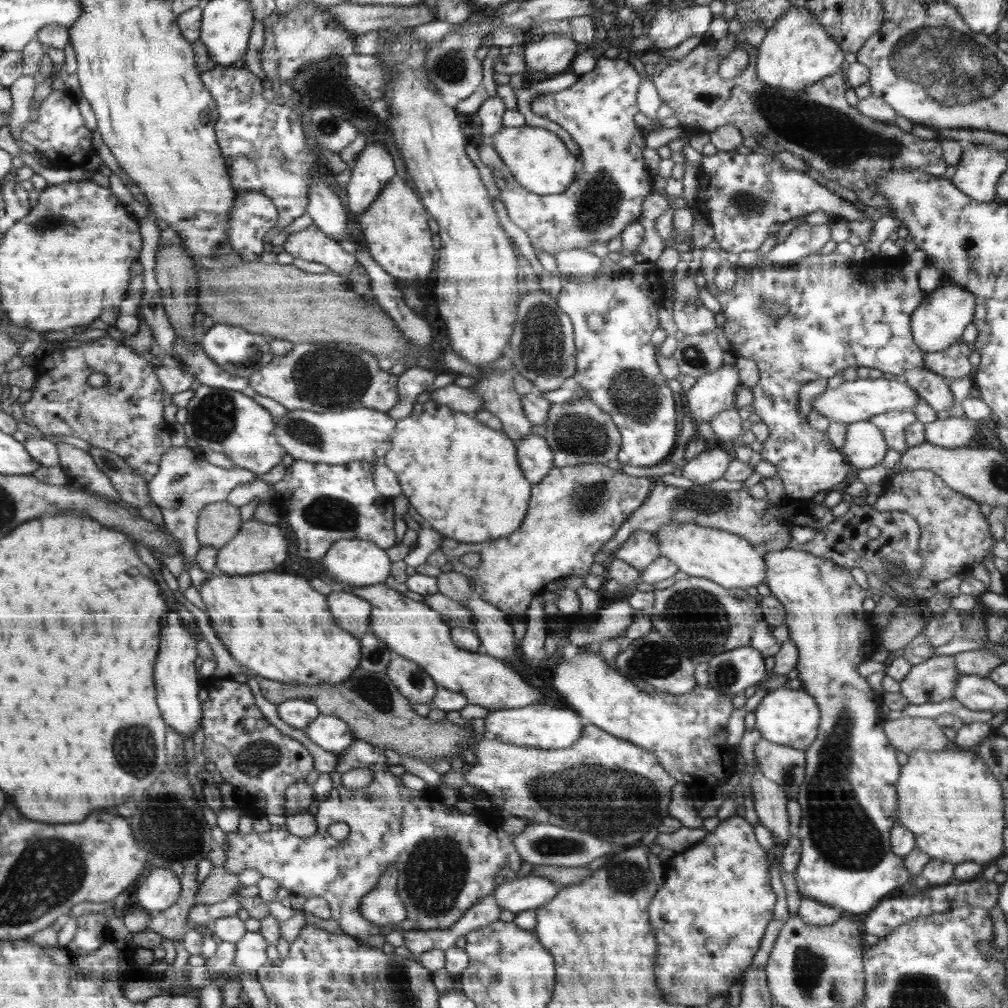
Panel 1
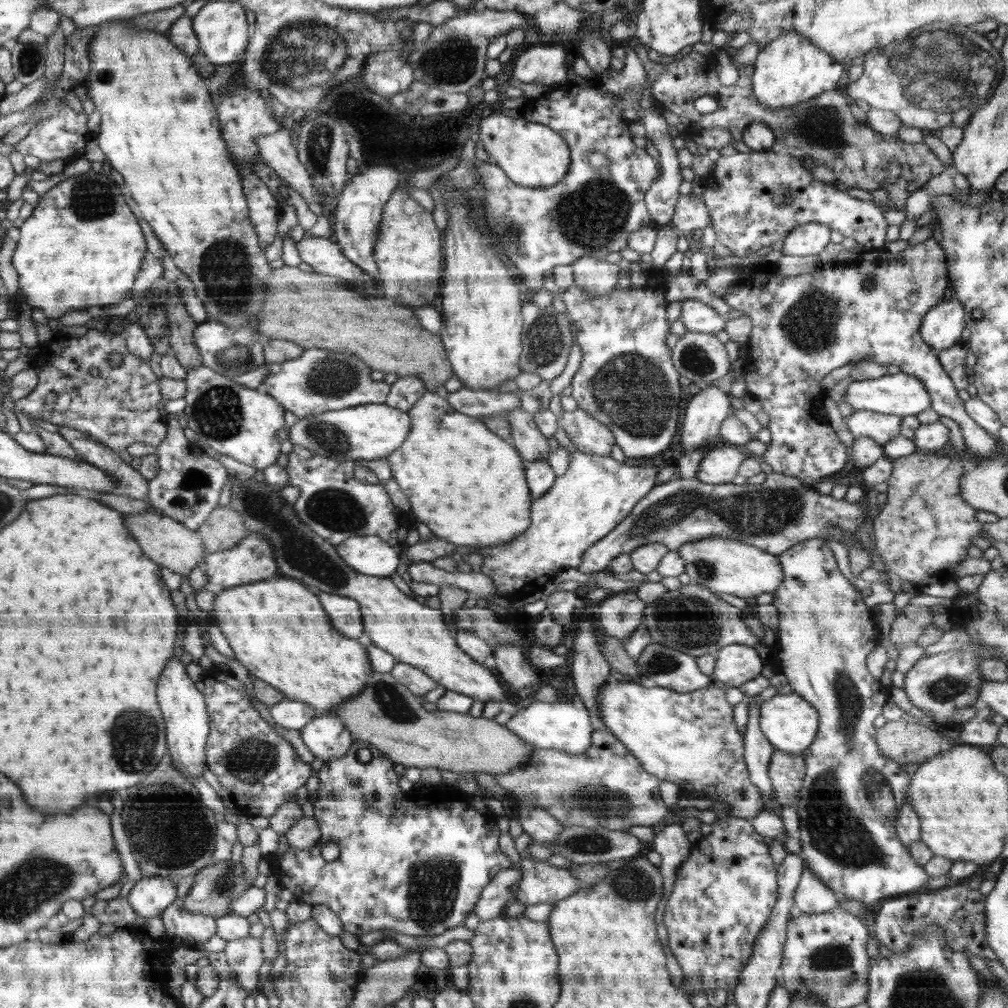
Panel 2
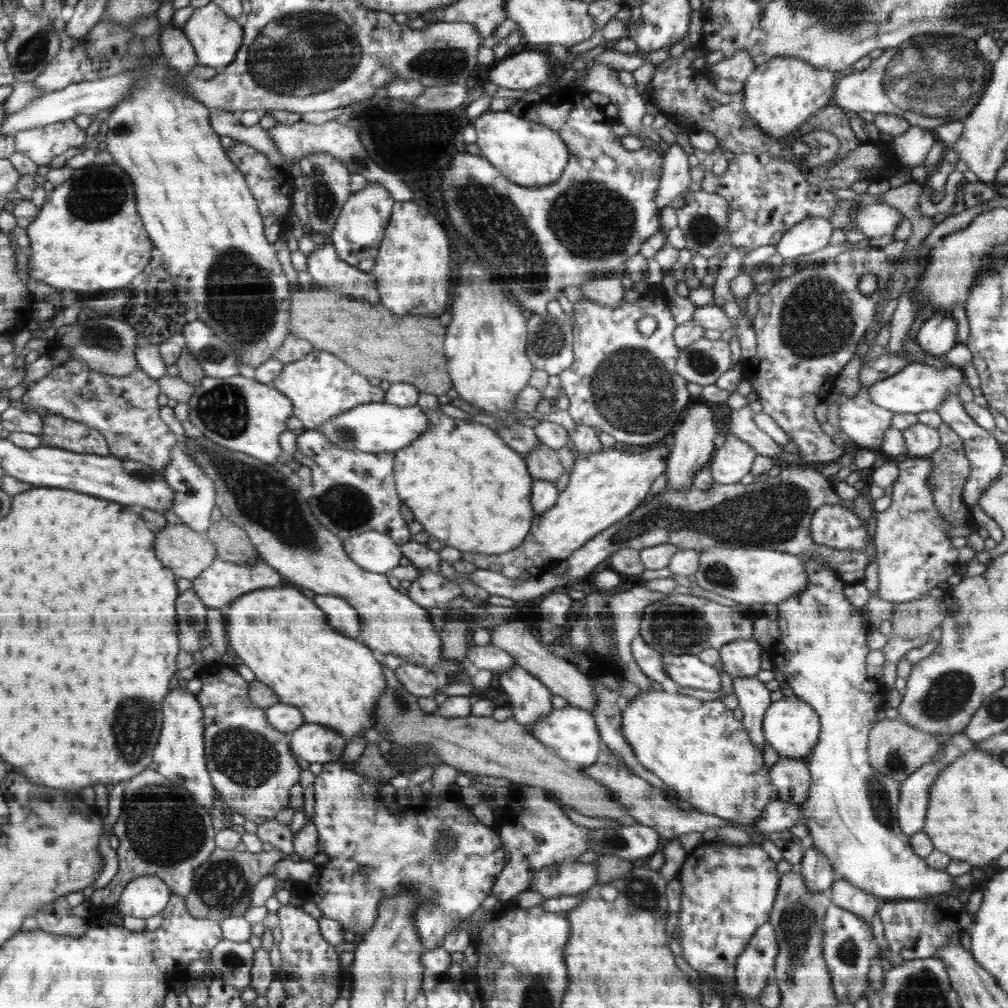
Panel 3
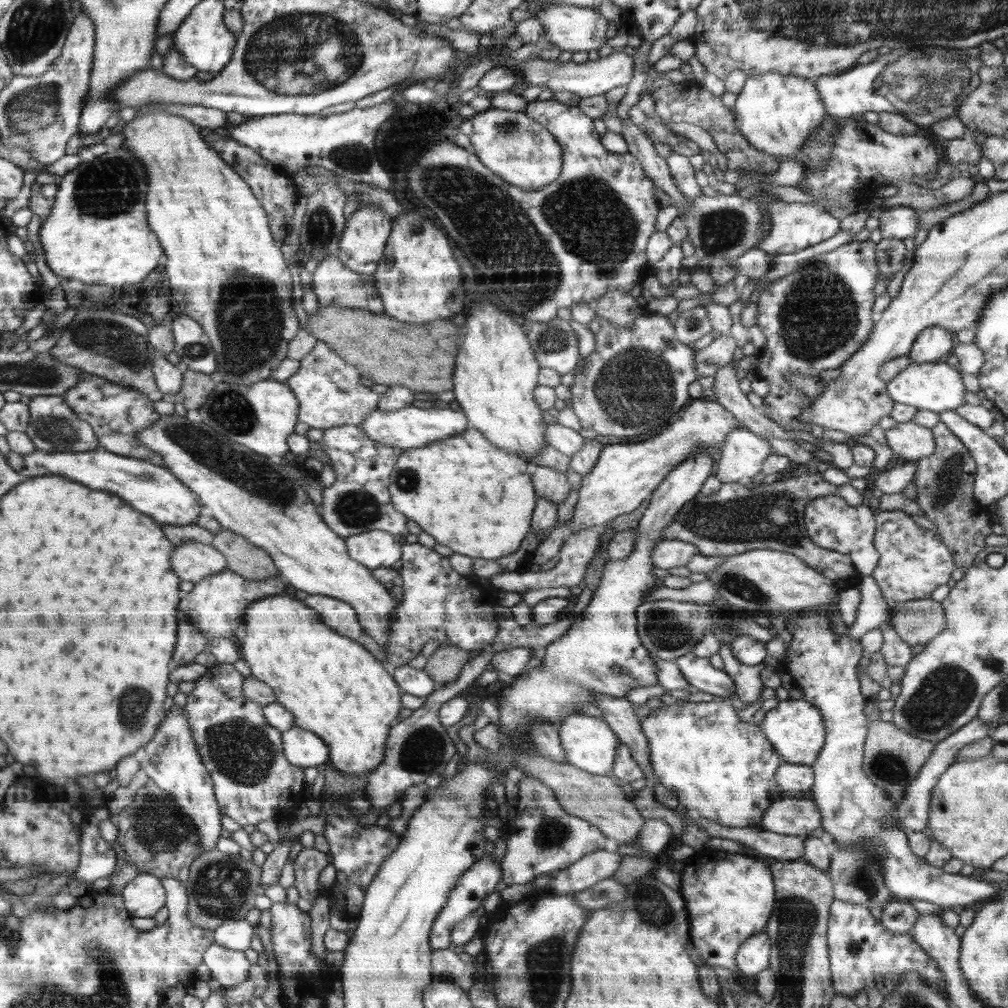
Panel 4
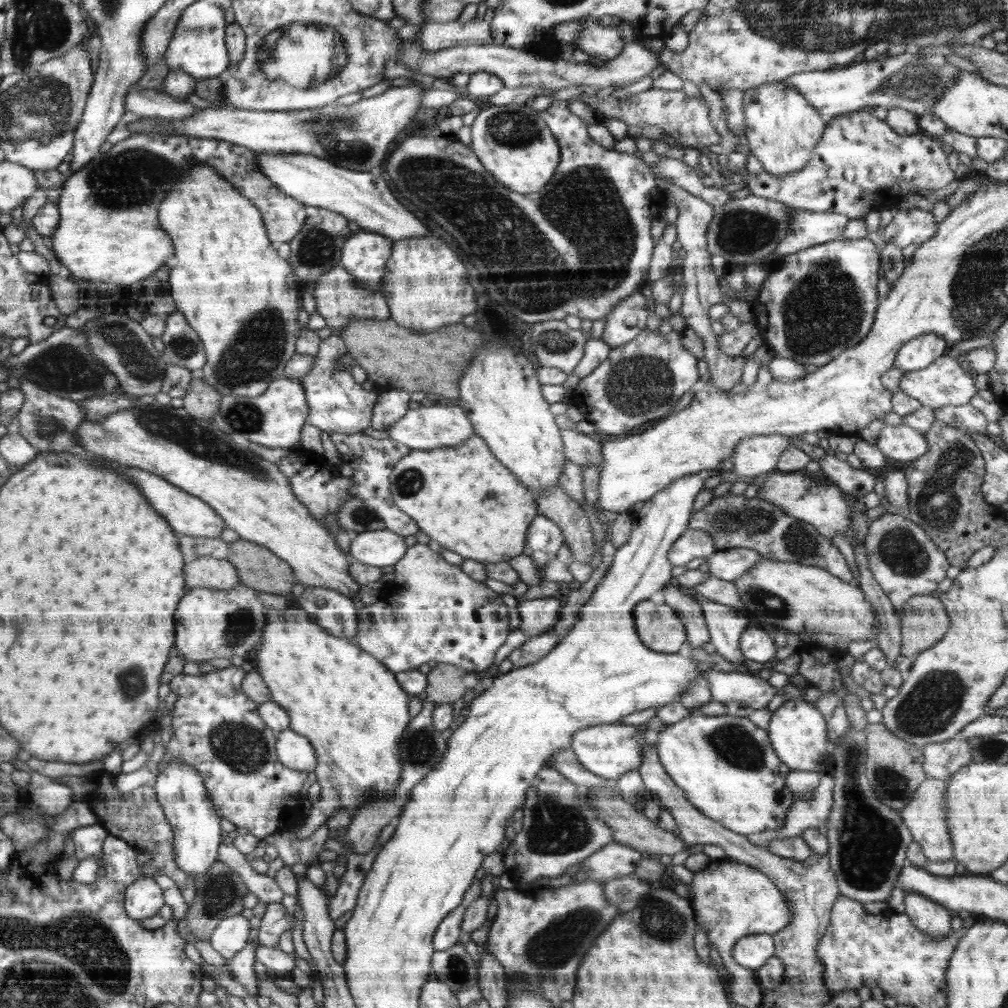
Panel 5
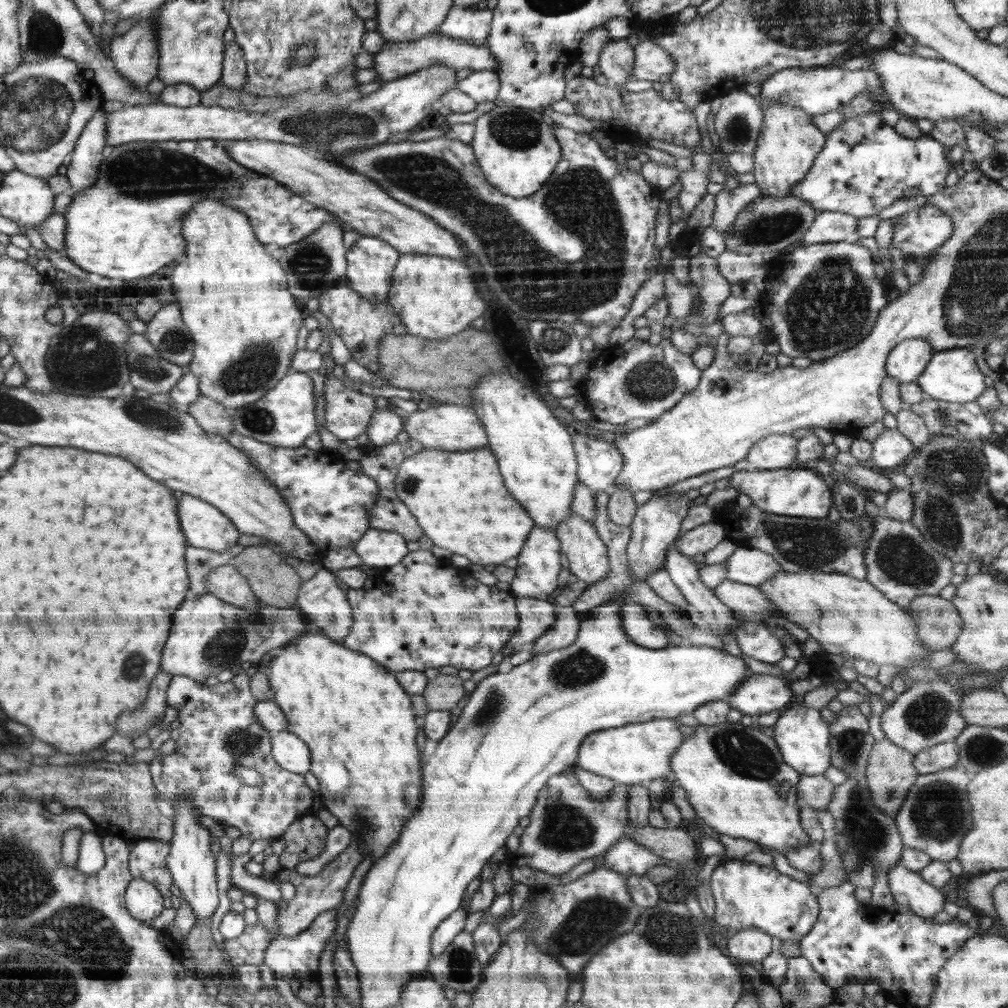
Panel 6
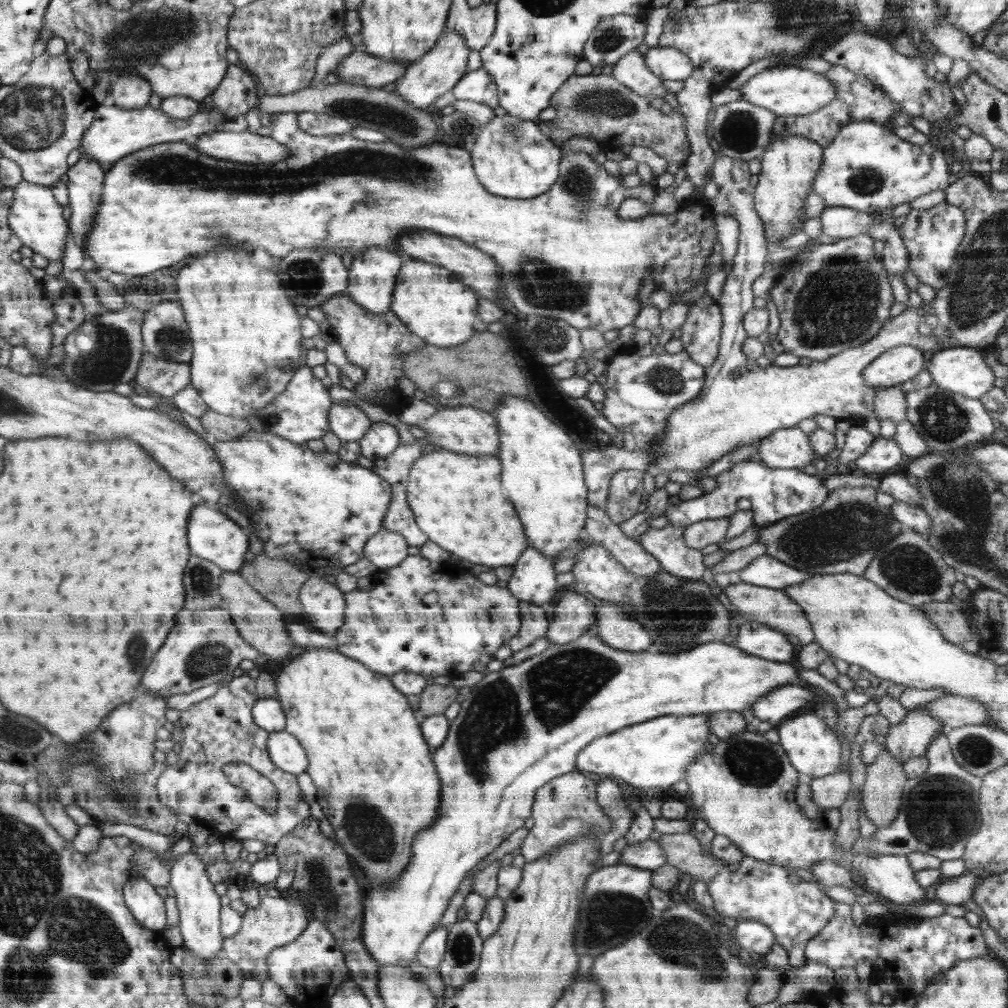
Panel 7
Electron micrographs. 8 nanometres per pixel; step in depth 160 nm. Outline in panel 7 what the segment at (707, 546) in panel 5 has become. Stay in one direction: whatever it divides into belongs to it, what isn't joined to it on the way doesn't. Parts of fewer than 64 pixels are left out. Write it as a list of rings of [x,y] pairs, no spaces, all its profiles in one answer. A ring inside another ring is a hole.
[[[730,517],[701,520],[690,524],[683,530],[684,544],[698,552],[708,544],[718,544],[724,541]]]

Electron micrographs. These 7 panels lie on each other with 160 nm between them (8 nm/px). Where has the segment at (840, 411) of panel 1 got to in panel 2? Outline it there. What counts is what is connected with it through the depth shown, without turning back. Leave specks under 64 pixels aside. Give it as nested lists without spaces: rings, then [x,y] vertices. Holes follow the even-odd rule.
[[[902,371],[880,378],[853,381],[849,384],[843,397],[844,402],[848,402],[854,410],[866,410],[900,417],[918,415],[920,412],[928,410],[931,404],[931,398],[923,382],[918,377]]]

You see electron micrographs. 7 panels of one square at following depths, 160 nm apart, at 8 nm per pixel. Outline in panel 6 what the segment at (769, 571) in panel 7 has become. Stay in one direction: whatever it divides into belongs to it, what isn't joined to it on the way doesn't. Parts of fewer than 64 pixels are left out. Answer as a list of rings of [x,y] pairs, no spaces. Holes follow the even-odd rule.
[[[739,546],[724,566],[728,580],[752,586],[759,586],[784,571],[770,554],[754,547]]]

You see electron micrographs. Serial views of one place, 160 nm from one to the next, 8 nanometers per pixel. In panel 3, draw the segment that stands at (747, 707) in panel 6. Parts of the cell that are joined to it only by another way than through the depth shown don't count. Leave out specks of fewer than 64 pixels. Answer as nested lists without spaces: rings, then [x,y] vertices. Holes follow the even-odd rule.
[[[661,653],[661,657],[665,672],[678,686],[712,692],[721,690],[720,668],[717,665],[702,662],[698,655]]]

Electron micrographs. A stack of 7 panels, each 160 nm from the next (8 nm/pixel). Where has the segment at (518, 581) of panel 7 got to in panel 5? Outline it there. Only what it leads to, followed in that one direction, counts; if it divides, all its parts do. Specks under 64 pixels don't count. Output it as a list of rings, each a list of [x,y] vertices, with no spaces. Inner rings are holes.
[[[539,512],[528,527],[523,554],[534,561],[539,573],[545,564],[557,558],[563,544],[560,527]]]

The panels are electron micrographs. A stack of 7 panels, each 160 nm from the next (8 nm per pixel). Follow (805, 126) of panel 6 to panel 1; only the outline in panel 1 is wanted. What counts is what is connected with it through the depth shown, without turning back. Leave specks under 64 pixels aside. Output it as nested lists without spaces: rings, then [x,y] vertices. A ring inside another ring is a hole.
[[[789,8],[772,27],[757,47],[754,74],[770,87],[786,91],[802,91],[834,74],[844,62],[843,50],[805,8]]]

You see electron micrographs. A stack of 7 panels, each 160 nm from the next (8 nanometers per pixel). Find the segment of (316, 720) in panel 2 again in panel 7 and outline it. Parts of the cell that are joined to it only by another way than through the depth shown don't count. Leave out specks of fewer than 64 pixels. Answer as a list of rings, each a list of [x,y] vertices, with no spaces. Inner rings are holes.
[[[281,730],[270,735],[269,752],[270,757],[273,758],[273,764],[283,772],[292,775],[308,772],[309,756],[301,741],[293,733]]]

